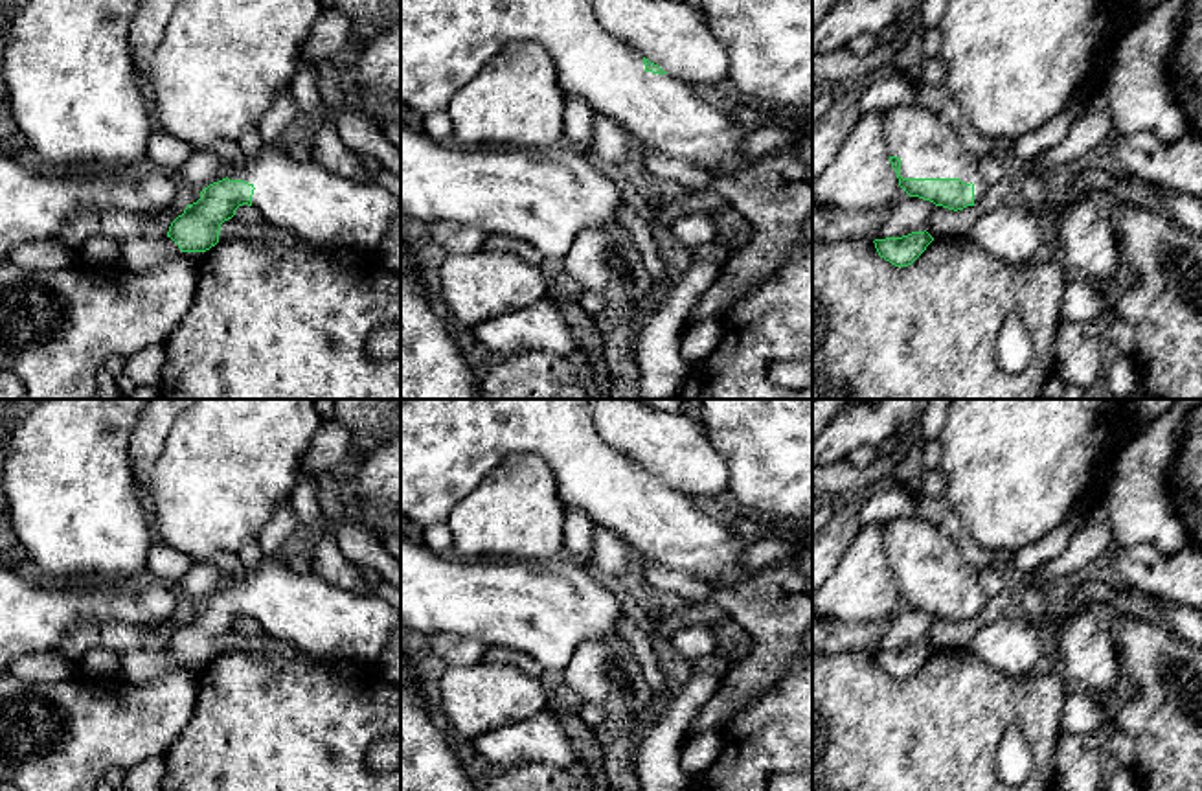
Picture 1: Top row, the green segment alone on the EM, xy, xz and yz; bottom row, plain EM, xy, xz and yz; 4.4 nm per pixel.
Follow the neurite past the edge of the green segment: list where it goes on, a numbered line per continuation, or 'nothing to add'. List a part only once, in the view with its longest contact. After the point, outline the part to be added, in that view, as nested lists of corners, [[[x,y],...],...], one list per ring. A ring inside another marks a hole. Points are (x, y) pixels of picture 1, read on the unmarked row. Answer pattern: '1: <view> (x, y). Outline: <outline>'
1: yz (929, 560). Outline: [[[919,515],[895,517],[886,522],[884,550],[888,567],[901,572],[902,590],[959,590],[974,596],[974,616],[989,596],[980,570],[943,530]]]

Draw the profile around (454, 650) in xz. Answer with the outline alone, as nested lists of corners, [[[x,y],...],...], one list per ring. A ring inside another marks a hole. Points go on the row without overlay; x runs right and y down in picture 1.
[[[432,635],[430,653],[441,657],[448,666],[471,666],[485,660],[489,646],[458,635]]]

